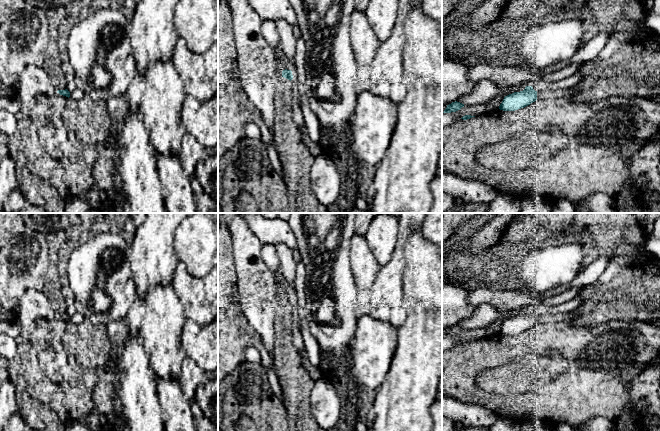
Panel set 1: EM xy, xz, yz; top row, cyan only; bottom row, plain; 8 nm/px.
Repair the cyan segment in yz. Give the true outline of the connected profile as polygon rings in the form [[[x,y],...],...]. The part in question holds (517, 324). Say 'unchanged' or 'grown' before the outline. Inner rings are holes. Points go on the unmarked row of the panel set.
unchanged; [[[526,310],[523,315],[514,316],[504,321],[499,330],[503,335],[515,335],[524,332],[537,324],[537,315],[532,310]]]

